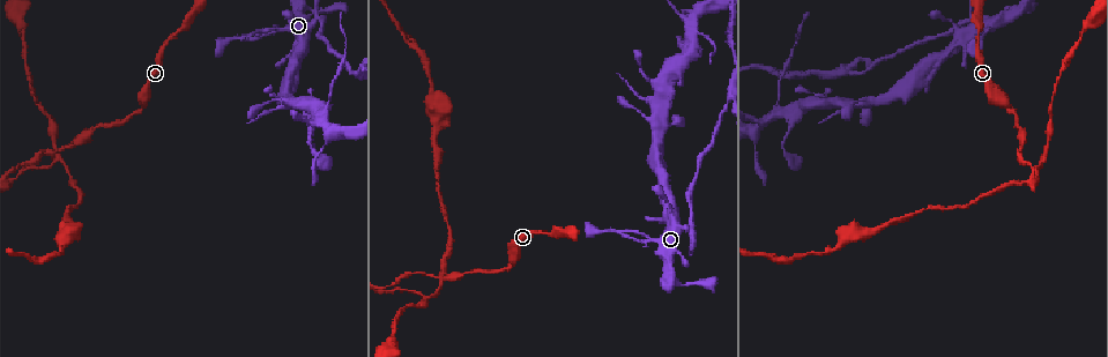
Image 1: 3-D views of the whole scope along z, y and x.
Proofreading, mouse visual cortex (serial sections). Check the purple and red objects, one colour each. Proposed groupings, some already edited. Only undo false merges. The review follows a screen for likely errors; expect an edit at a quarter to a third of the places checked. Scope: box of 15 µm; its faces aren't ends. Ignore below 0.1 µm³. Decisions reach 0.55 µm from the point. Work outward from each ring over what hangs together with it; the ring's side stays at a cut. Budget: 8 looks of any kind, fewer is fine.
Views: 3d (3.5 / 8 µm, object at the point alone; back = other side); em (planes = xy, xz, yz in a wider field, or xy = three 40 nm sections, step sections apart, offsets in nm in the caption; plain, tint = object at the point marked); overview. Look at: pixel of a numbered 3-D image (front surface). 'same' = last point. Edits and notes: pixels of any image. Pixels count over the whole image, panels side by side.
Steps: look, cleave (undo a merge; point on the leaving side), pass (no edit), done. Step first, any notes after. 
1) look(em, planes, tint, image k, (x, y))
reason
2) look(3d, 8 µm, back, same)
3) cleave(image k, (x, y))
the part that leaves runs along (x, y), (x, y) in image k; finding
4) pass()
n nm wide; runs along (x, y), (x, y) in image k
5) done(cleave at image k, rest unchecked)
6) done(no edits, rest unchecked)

look(3d, 3.5 µm, back, image 1, (382, 292))
arms run side by side

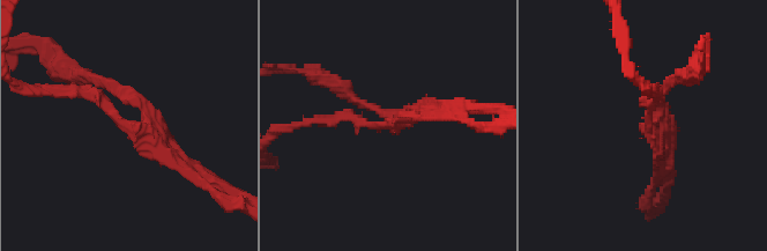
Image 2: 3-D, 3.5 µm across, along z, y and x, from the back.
look(em, xy, step 1, tint, image 2, (389, 125))

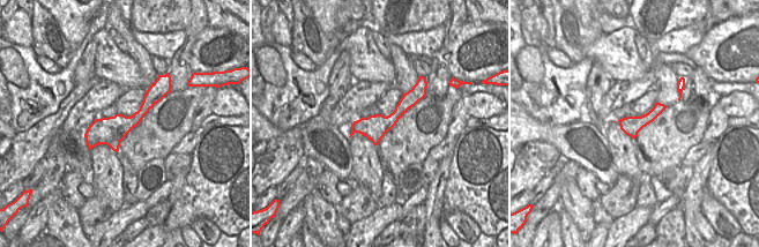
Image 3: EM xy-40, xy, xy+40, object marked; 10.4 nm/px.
cleave(image 2, (105, 103))
arms of 150, 150, 150 nm; the part that leaves runs along (142, 125), (125, 125), (96, 96), (43, 89) in image 2; a second cell is stuck on

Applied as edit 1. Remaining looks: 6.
look(3d, 8 µm, back, image 1, (1029, 9))
narrows sharply

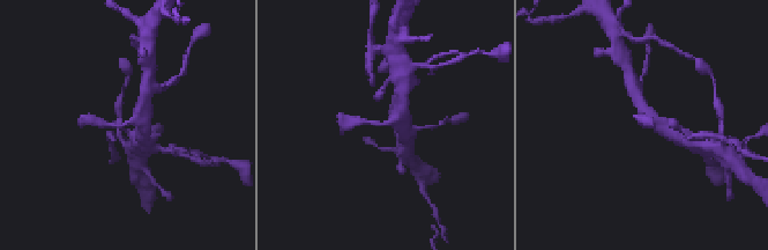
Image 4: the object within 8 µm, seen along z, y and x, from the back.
look(3d, 3.5 µm, back, image 4, (380, 123))

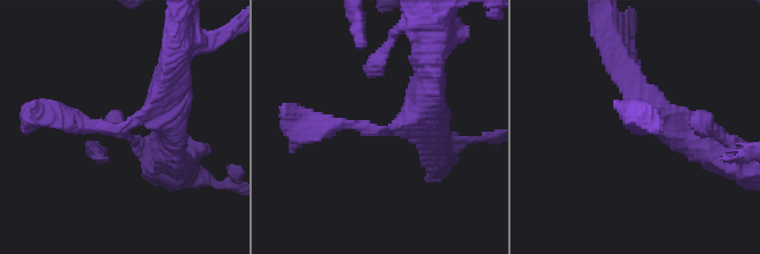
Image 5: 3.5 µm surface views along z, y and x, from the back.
pass()
continuous, no second cell

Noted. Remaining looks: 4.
look(3d, 3.5 µm, image 1, (690, 224))
abrupt turn

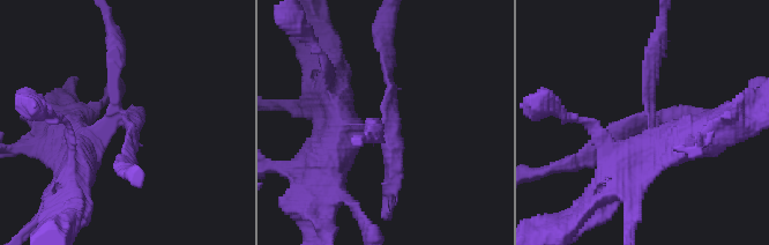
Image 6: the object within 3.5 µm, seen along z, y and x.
look(em, xy, step 5, tint, image 6, (641, 120))

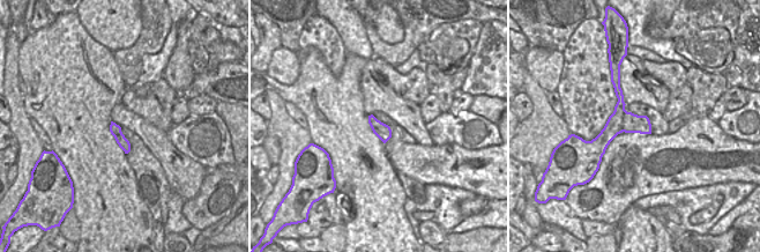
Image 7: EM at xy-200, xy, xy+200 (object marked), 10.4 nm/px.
cleave(image 6, (390, 84))
the part that leaves runs along (383, 131), (390, 124), (383, 38) in image 6; a second cell is stuck on

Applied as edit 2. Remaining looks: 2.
done(cleave at image 2, cleave at image 6, rest unchecked)

